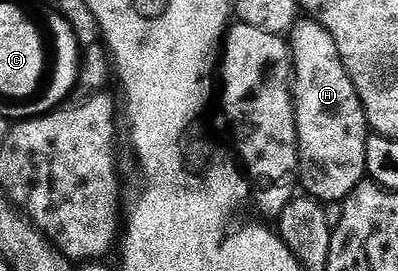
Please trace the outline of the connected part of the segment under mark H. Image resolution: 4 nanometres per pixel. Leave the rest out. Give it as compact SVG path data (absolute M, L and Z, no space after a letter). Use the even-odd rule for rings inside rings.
M305 18L292 29L292 95L293 105L296 108L297 144L300 148L299 177L306 193L314 200L324 202L333 196L338 202L344 202L355 190L355 186L366 179L367 173L361 168L361 148L367 150L367 142L371 135L369 124L361 124L362 112L357 112L357 104L361 100L353 100L356 92L343 62L339 58L339 50L335 46L335 38L327 34L324 24L318 24L316 19ZM325 132L333 132L333 140L325 140ZM341 164L349 164L353 172L345 172Z

